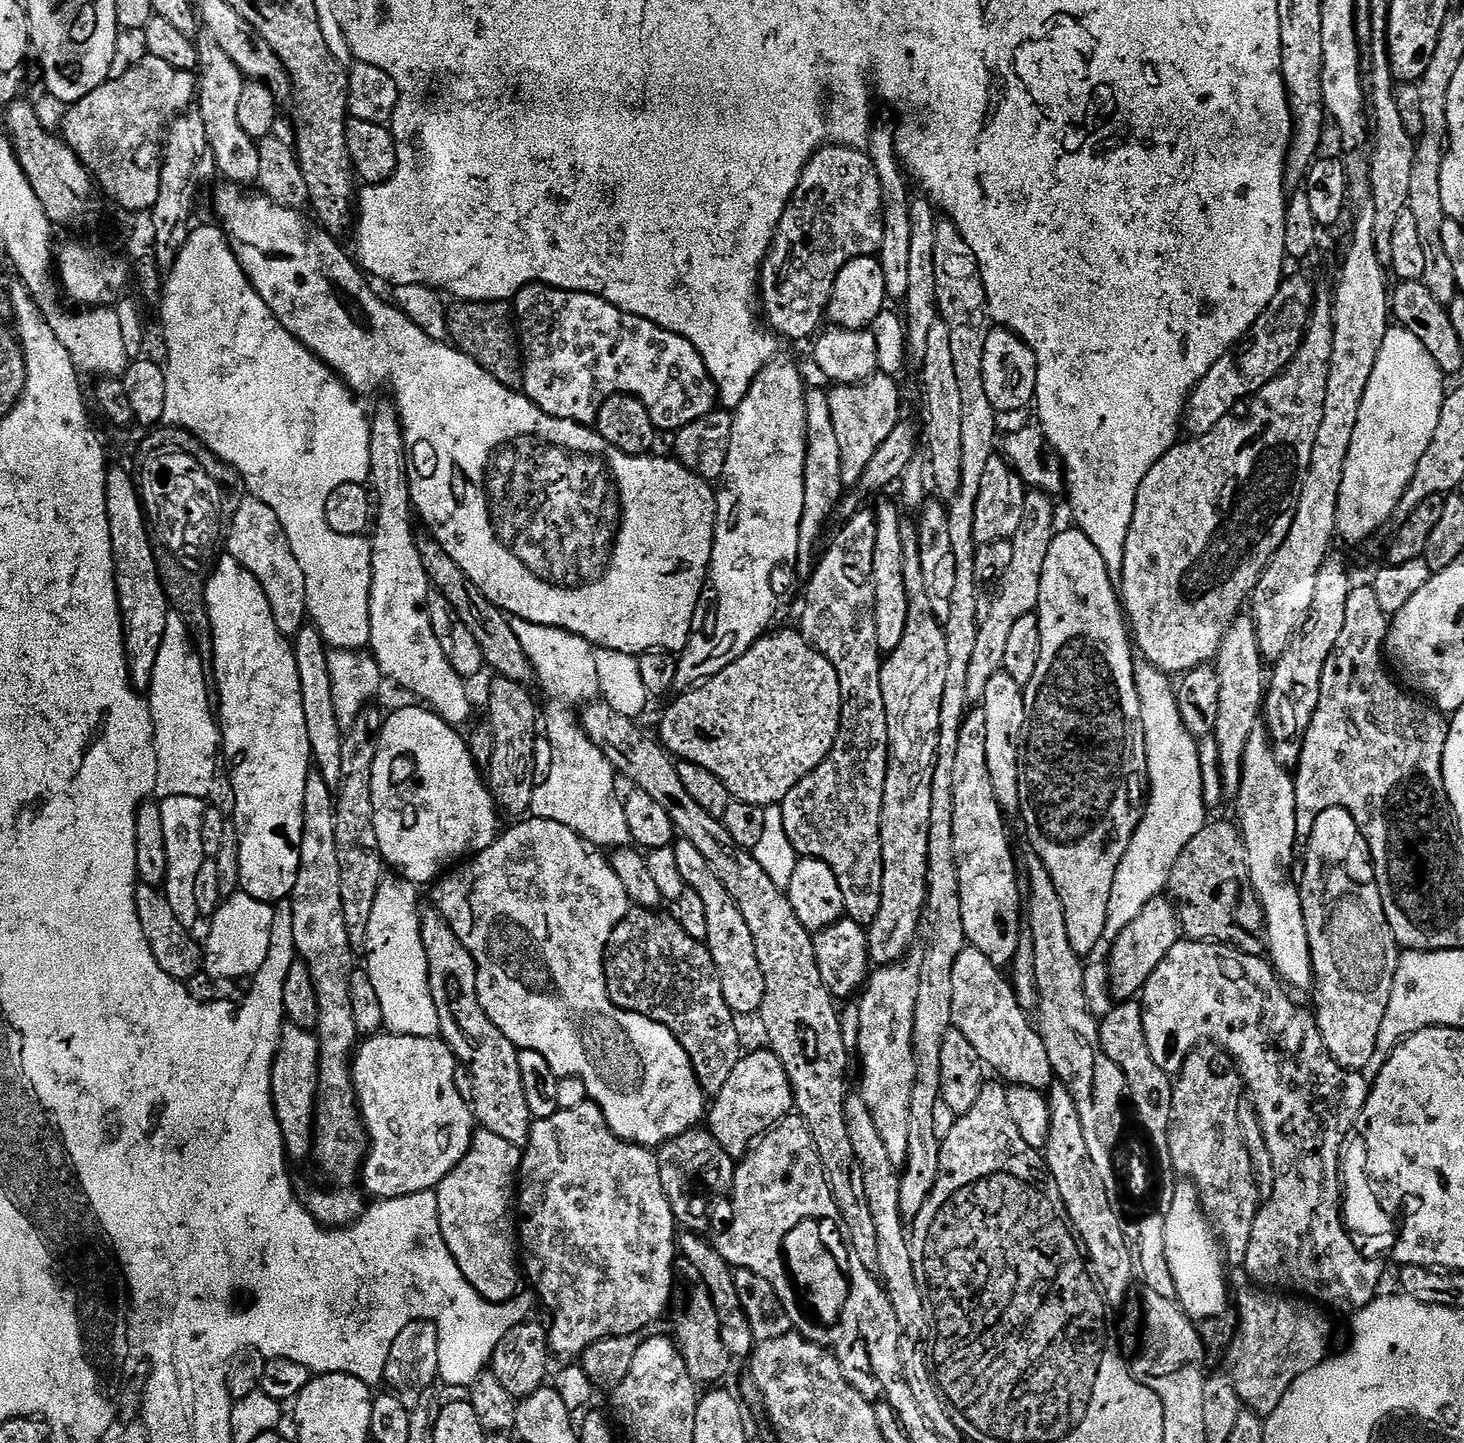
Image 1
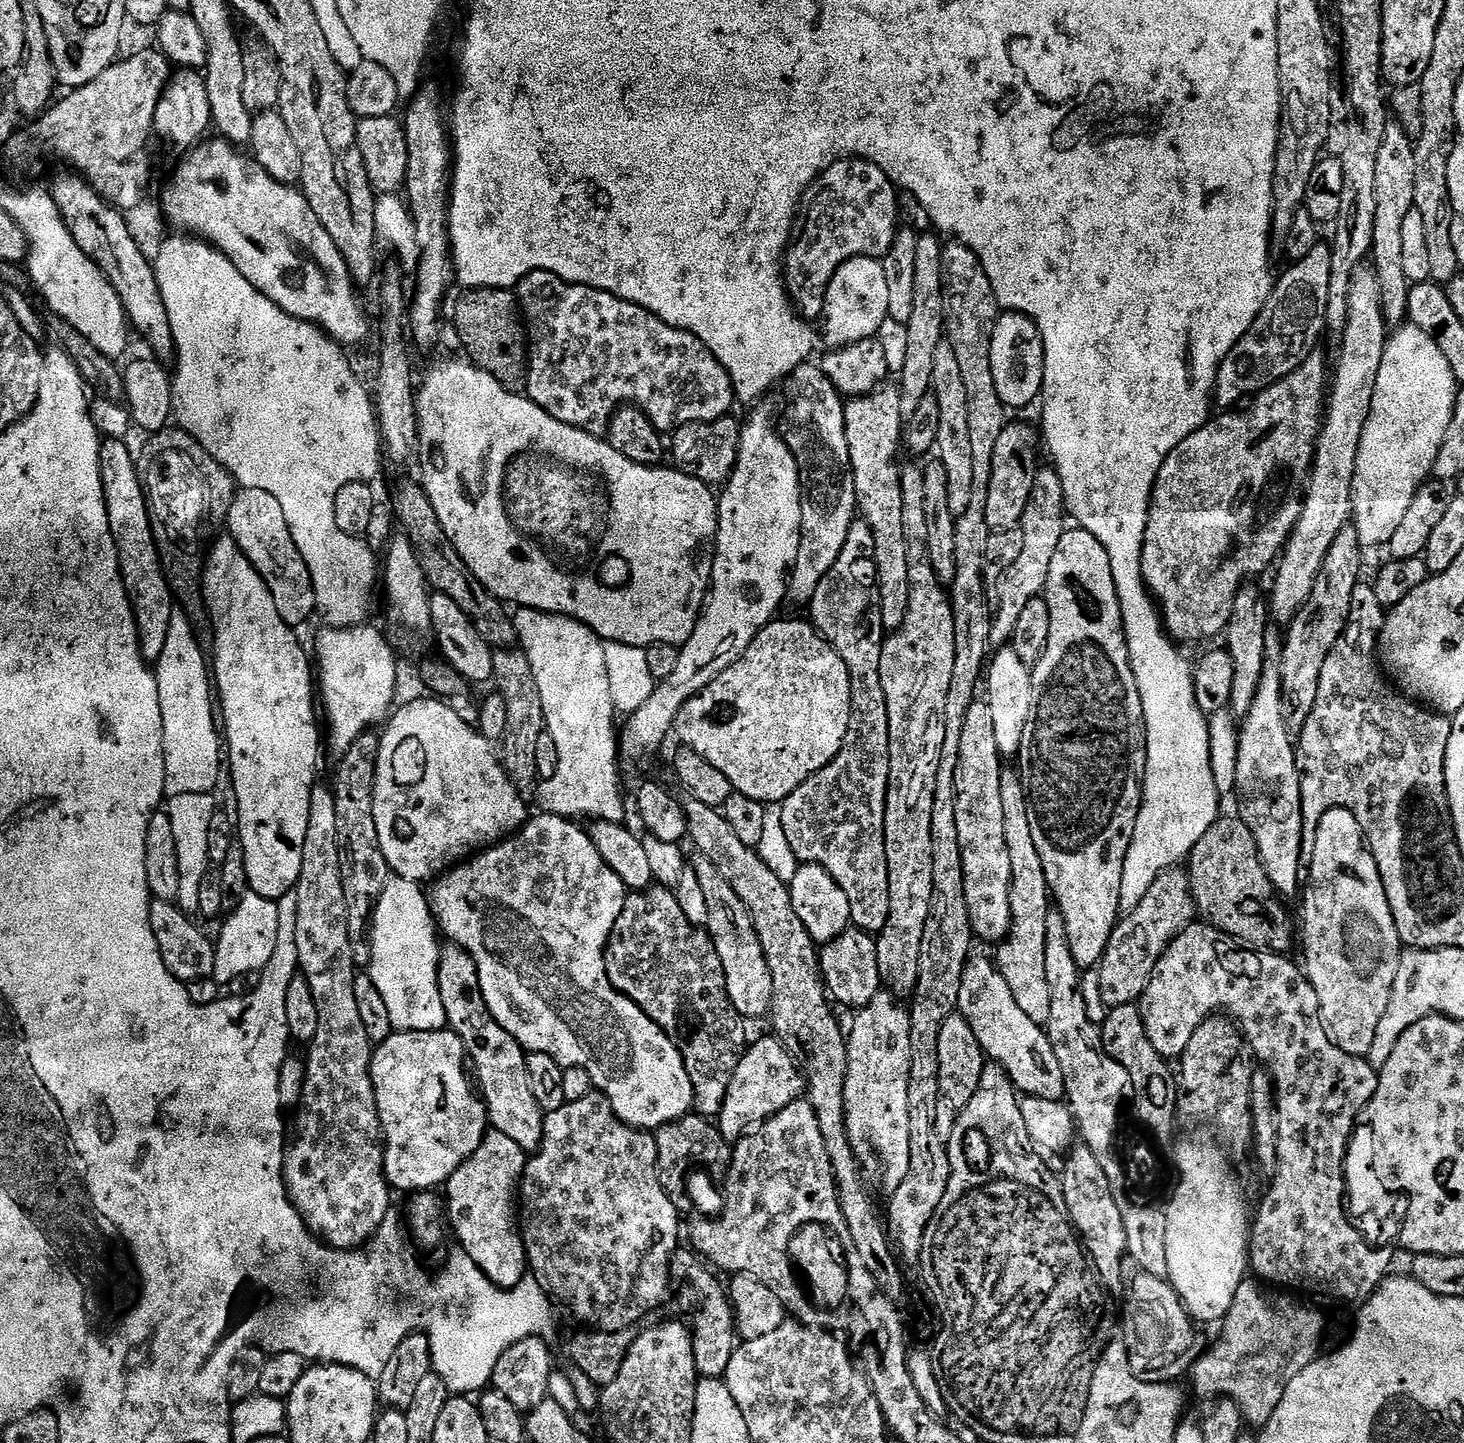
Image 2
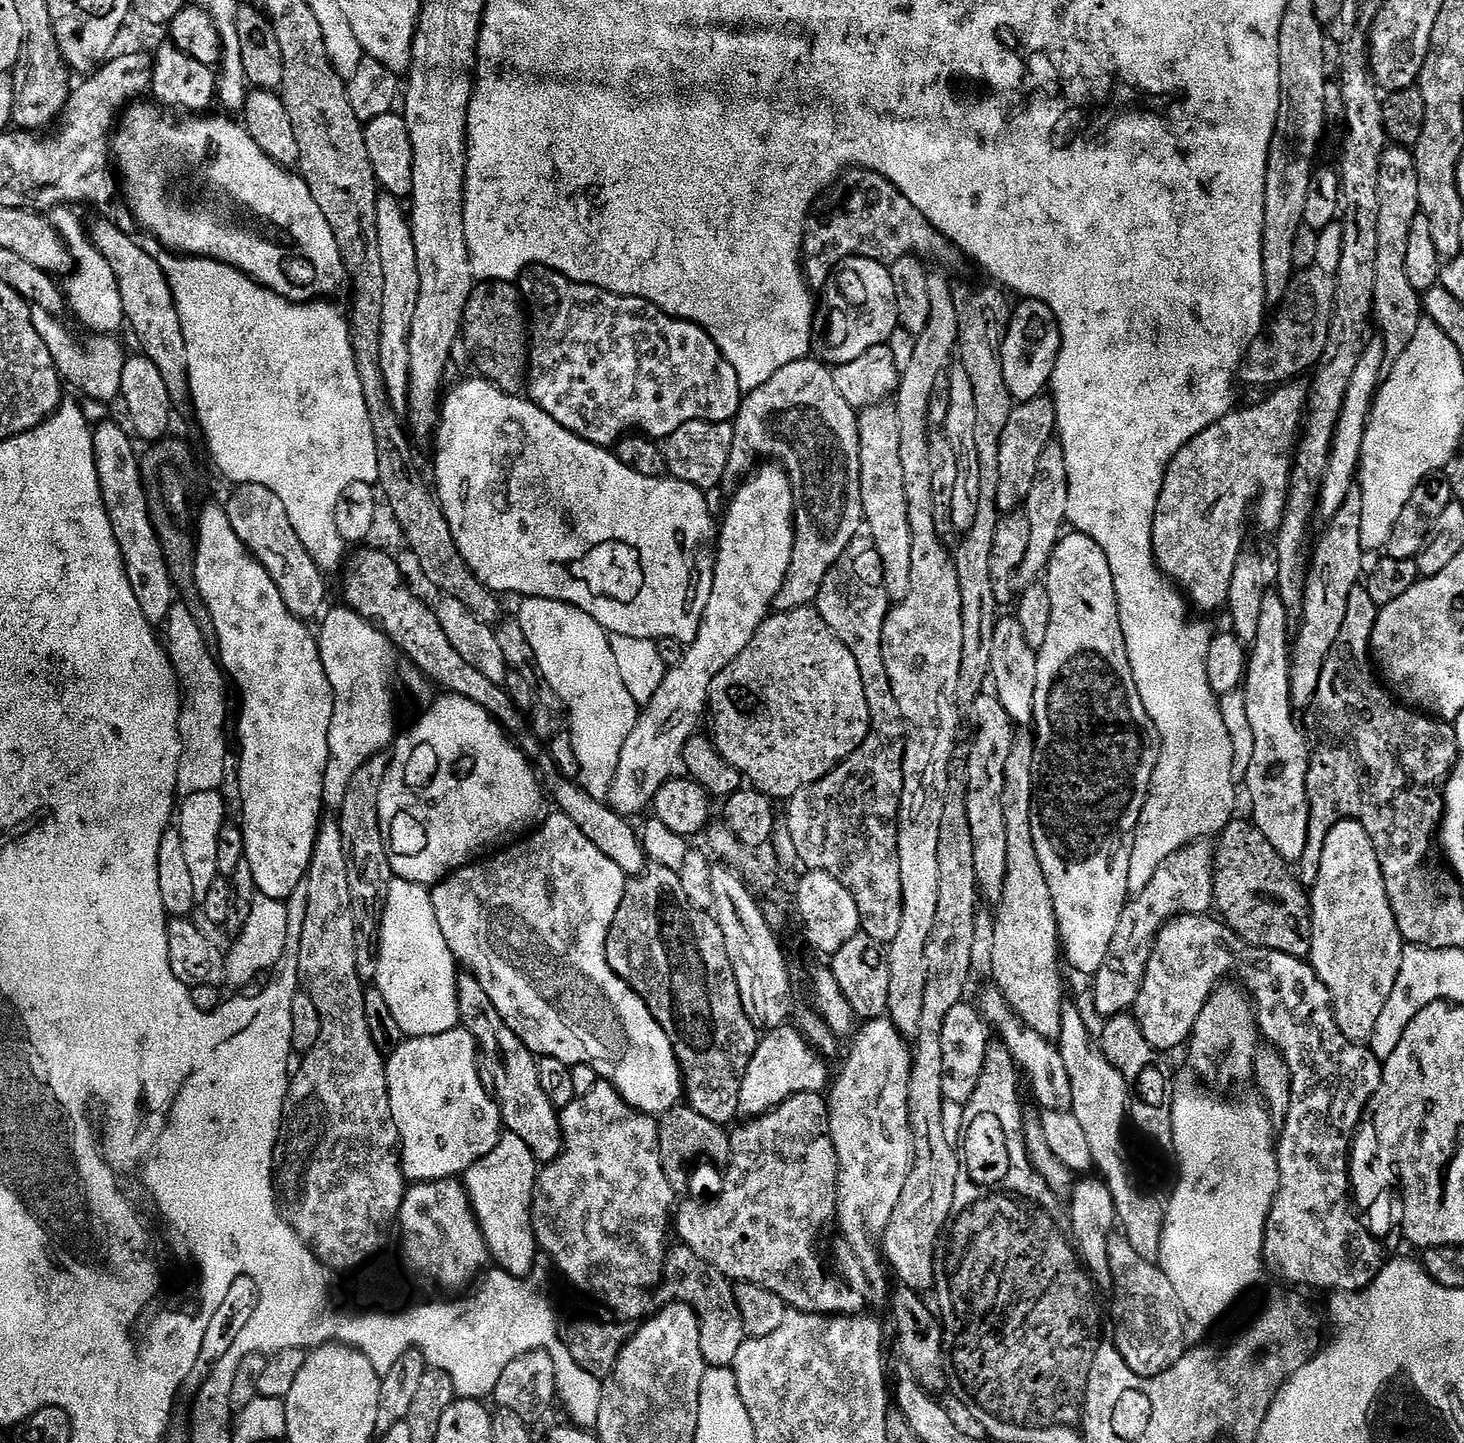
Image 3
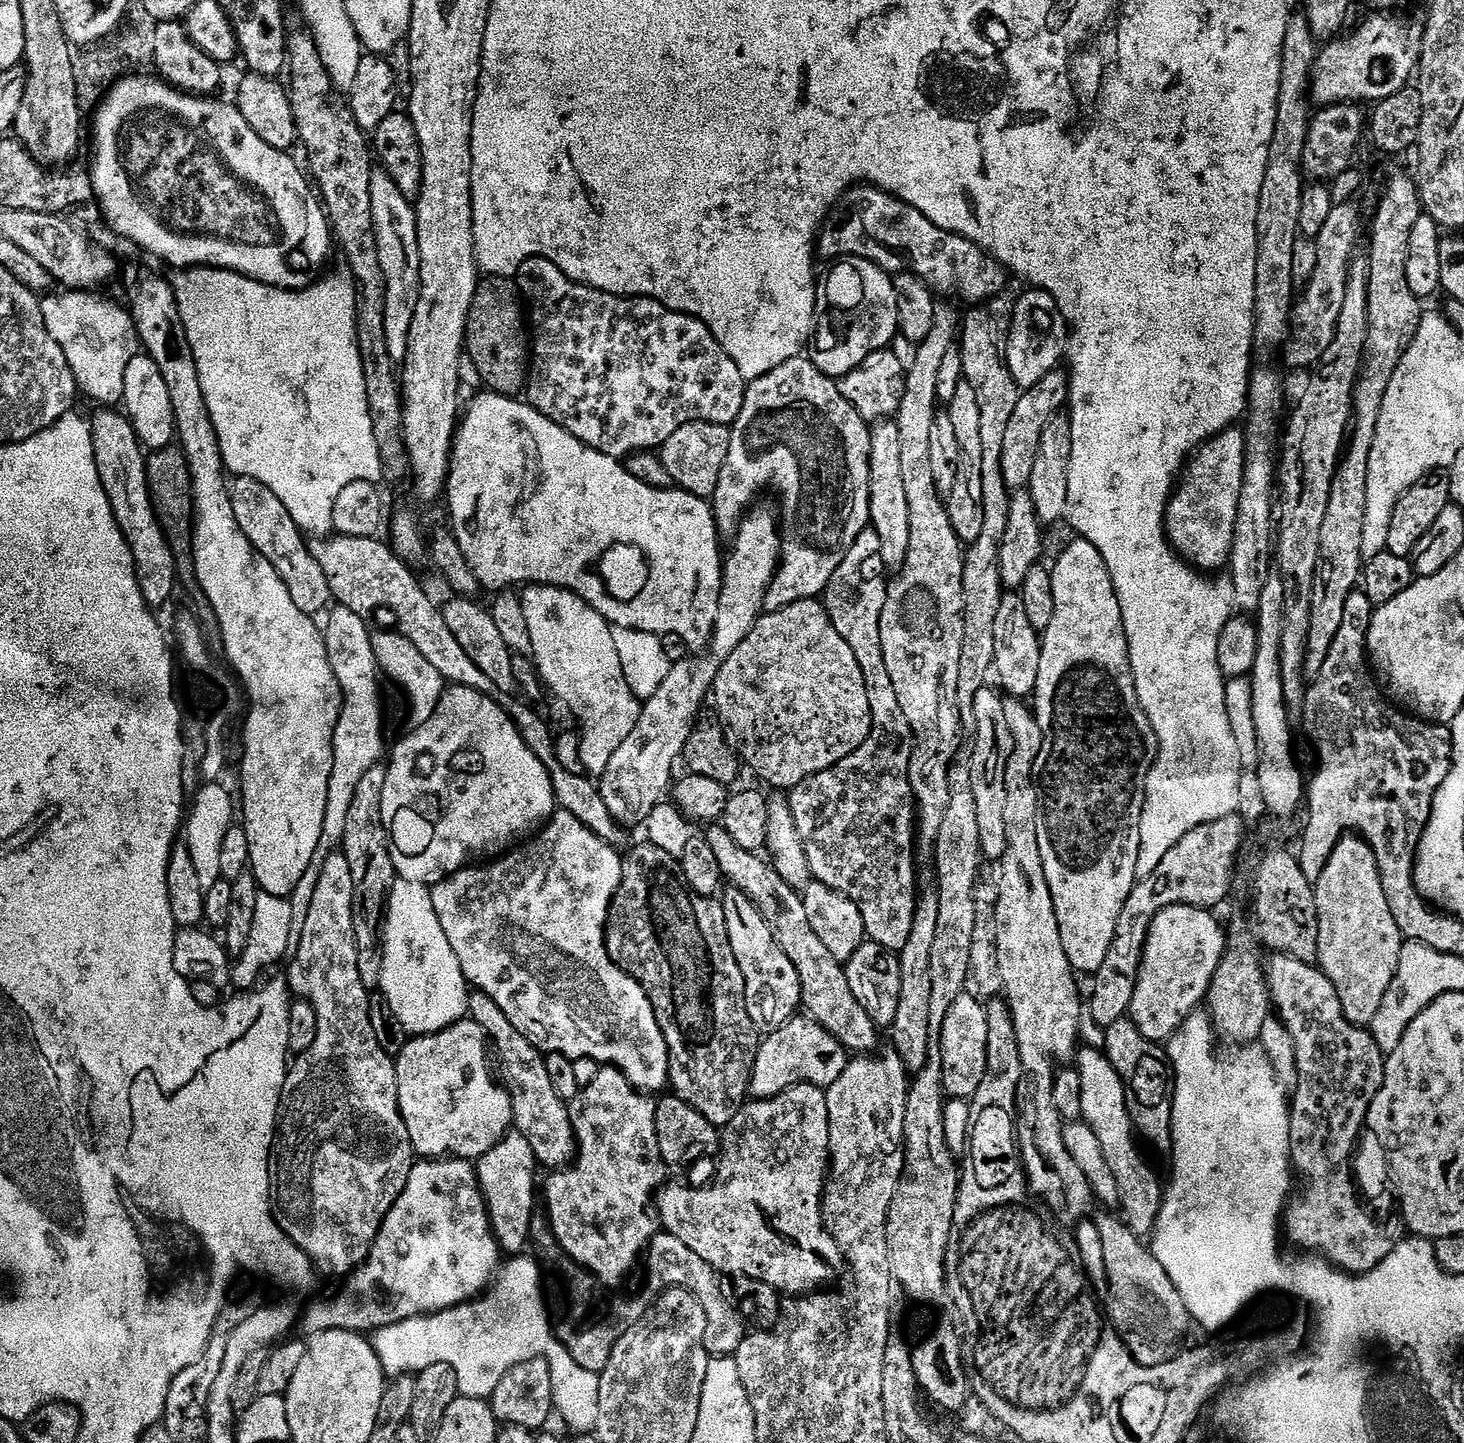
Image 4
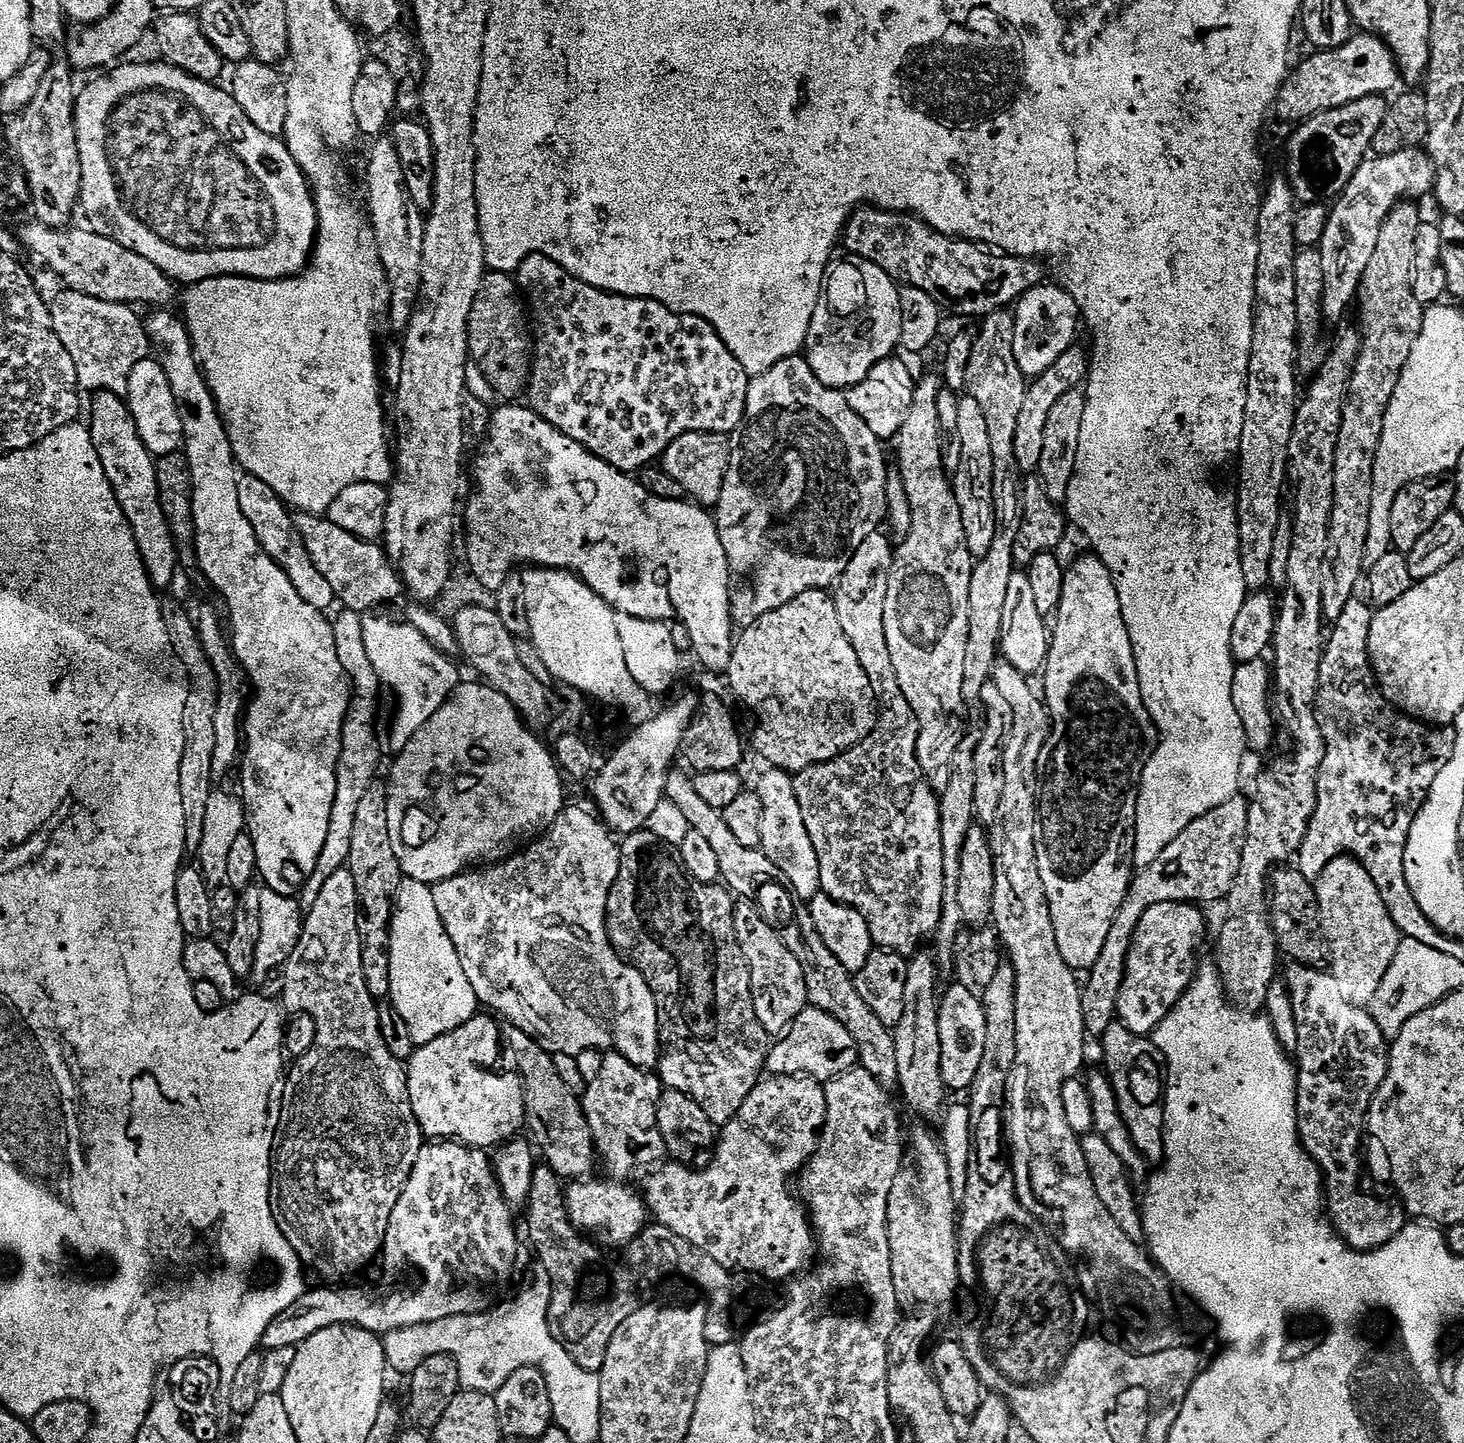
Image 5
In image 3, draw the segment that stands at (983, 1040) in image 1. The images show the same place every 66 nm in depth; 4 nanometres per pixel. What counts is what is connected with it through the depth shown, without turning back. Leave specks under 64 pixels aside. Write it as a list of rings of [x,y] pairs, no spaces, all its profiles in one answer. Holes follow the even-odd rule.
[[[988,986],[978,999],[980,1015],[984,1023],[991,1026],[1004,1045],[1004,1049],[1012,1055],[1017,1069],[1026,1077],[1026,1084],[1032,1087],[1032,1094],[1041,1104],[1044,1112],[1070,1112],[1074,1102],[1074,1093],[1070,1086],[1070,1074],[1066,1074],[1066,1062],[1062,1062],[1059,1047],[1049,1037],[1038,1034],[1027,1028],[1020,1017],[1009,1008],[1006,998],[999,987]]]

